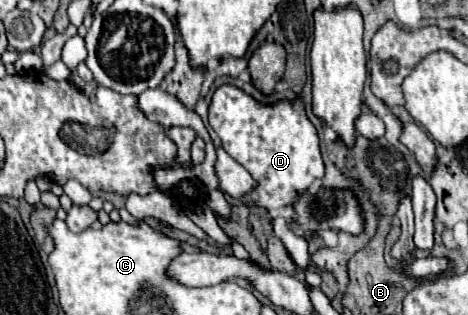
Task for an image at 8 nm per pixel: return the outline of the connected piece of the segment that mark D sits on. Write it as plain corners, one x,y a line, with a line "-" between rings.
224,84
212,96
210,126
220,136
222,148
258,182
254,190
258,194
256,204
268,212
292,204
296,192
304,192
314,180
324,176
320,140
300,102
262,106
240,88

